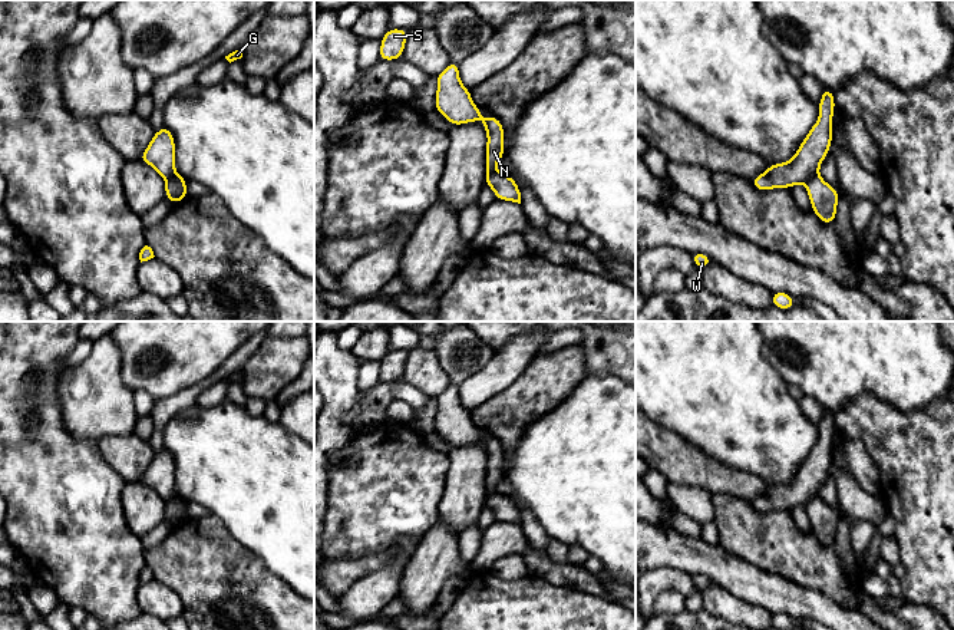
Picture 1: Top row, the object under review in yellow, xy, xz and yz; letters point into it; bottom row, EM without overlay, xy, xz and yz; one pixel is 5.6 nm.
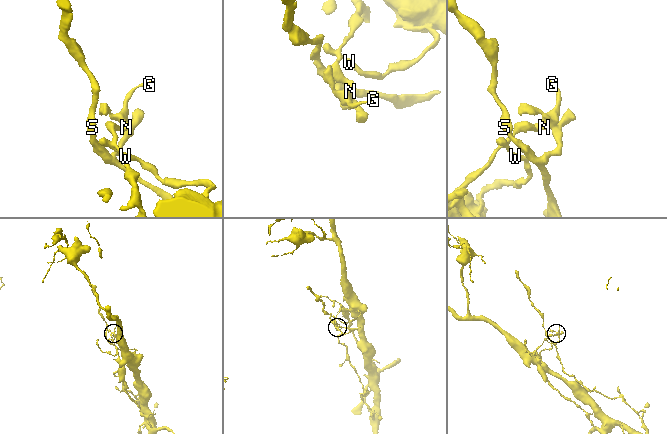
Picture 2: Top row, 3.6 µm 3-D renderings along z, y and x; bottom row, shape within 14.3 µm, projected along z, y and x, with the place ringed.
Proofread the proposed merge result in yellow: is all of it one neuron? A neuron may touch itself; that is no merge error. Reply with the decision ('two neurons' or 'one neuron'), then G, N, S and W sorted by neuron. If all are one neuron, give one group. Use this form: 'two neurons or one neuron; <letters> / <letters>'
two neurons; G N W / S

